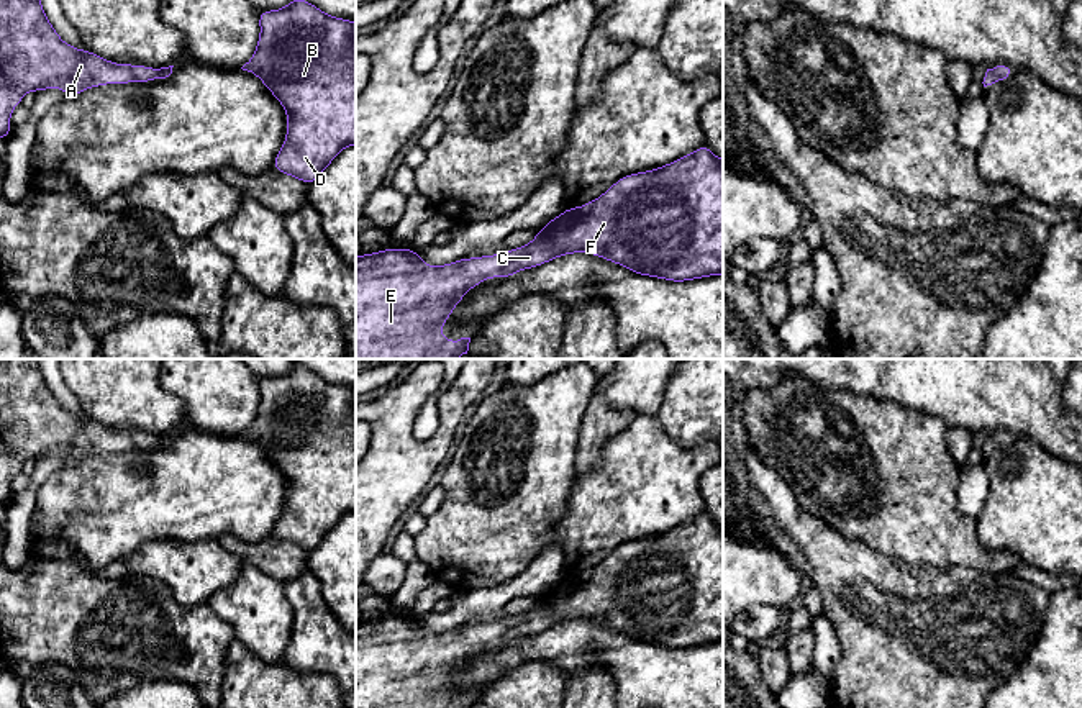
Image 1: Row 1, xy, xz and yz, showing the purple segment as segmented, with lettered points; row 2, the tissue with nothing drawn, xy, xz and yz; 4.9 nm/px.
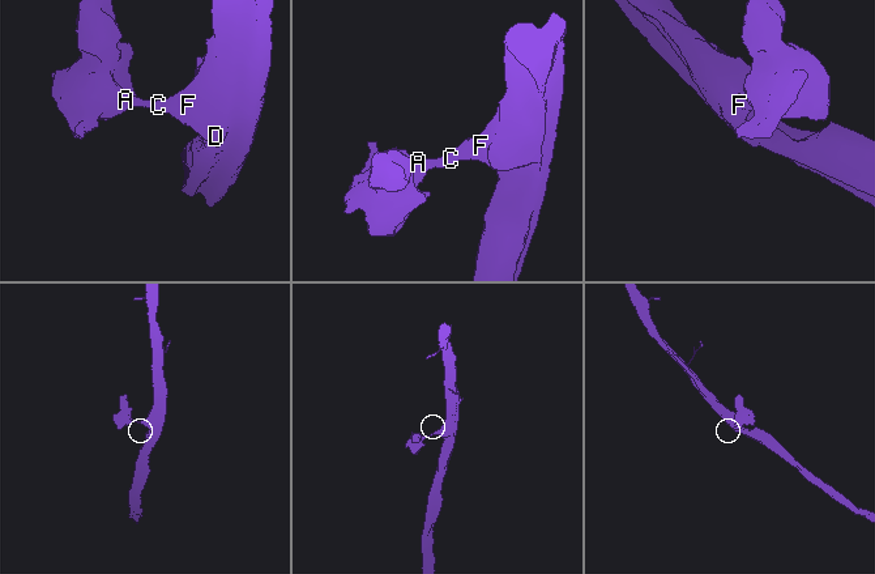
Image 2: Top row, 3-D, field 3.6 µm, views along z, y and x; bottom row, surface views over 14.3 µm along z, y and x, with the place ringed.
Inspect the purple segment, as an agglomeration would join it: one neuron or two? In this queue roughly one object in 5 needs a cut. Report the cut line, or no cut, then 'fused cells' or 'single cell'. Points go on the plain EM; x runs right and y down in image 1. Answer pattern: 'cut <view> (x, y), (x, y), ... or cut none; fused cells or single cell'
cut none; single cell

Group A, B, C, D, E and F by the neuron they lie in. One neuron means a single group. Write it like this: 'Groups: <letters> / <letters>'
Groups: A B C D E F

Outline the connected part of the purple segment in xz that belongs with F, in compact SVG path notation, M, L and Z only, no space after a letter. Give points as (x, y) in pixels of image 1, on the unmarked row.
M707 511L662 534L628 541L598 565L561 582L536 605L502 621L431 634L418 618L387 615L356 623L356 708L446 708L441 695L466 660L490 644L507 646L556 624L589 620L638 642L689 649L723 642L723 526Z

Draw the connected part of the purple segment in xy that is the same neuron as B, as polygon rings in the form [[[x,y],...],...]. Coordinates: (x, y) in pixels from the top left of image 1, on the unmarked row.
[[[297,362],[280,377],[259,379],[257,387],[259,408],[241,436],[257,442],[287,480],[285,508],[272,536],[311,552],[346,513],[356,513],[356,388],[330,384]]]

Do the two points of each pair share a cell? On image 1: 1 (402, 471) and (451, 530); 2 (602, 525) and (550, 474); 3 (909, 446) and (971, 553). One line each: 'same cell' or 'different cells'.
1: different cells
2: different cells
3: same cell

